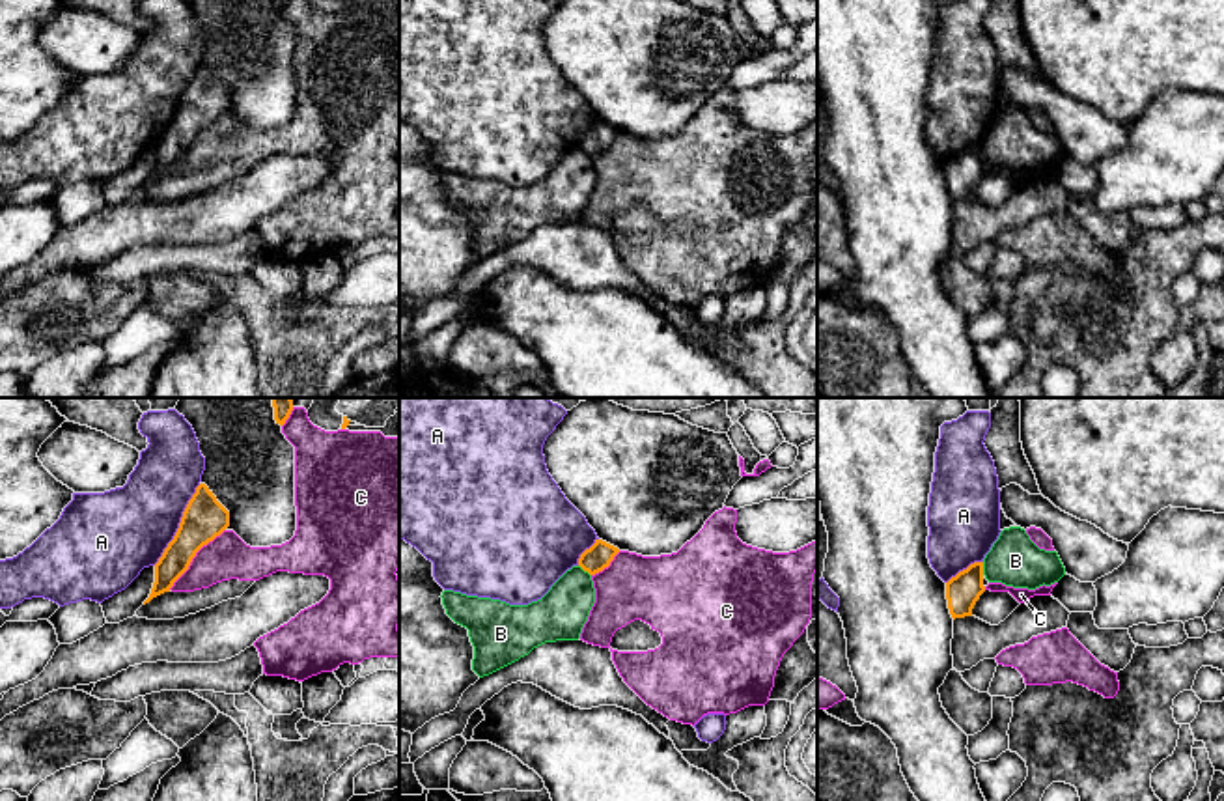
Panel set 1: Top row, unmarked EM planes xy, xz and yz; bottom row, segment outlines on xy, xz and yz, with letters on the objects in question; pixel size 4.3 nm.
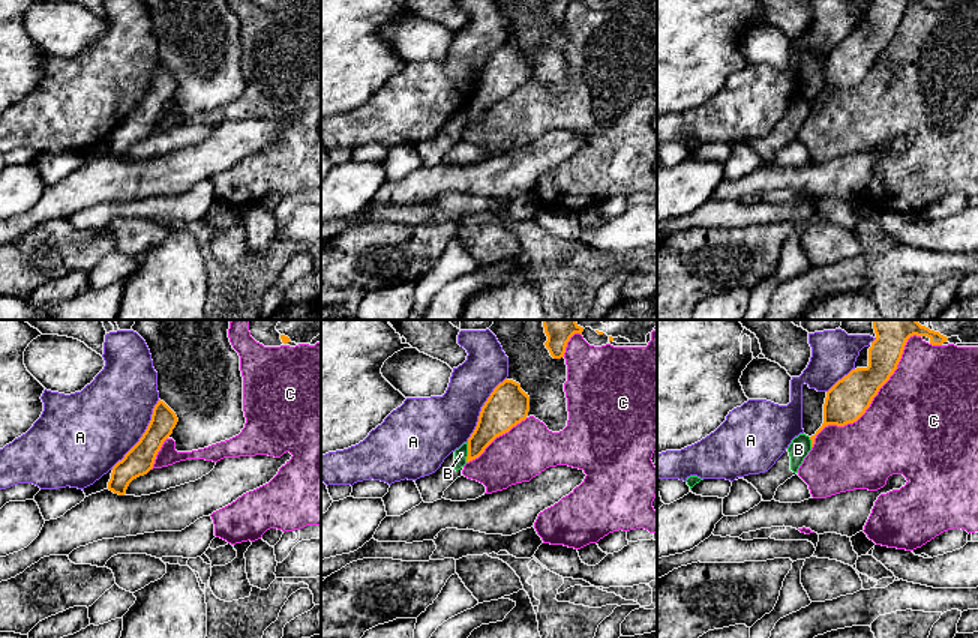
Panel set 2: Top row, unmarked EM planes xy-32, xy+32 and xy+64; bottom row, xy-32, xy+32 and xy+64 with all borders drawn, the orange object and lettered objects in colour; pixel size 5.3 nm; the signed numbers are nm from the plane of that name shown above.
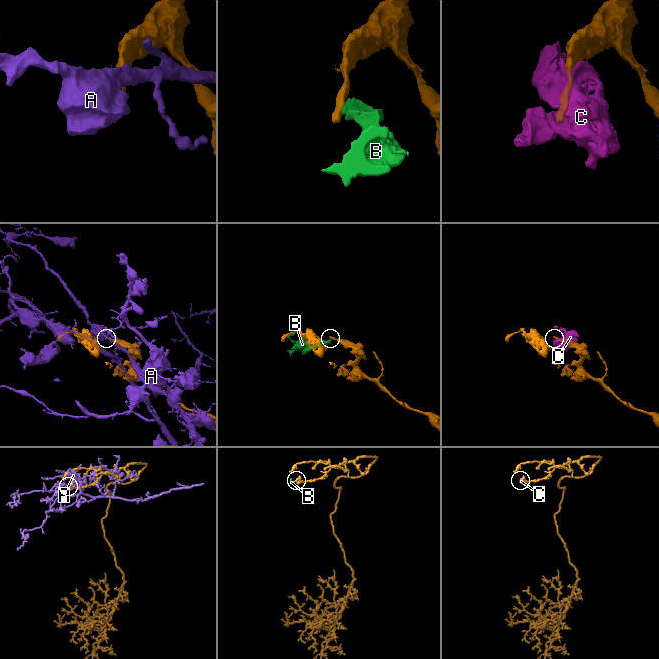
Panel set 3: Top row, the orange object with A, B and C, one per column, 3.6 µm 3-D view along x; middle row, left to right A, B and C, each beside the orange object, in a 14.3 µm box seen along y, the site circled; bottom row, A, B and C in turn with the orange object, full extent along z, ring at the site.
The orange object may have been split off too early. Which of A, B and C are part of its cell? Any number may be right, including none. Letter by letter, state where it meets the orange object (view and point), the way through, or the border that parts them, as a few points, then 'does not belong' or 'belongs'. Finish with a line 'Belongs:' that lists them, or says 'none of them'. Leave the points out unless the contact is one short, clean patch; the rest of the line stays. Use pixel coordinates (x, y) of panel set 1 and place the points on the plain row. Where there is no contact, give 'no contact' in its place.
A: meets orange in xy at (180, 107); does not belong
B: meets orange in xz at (584, 152); border along xz (579, 146), (590, 157); does not belong
C: meets orange in xy at (194, 137); does not belong
Belongs: none of them

